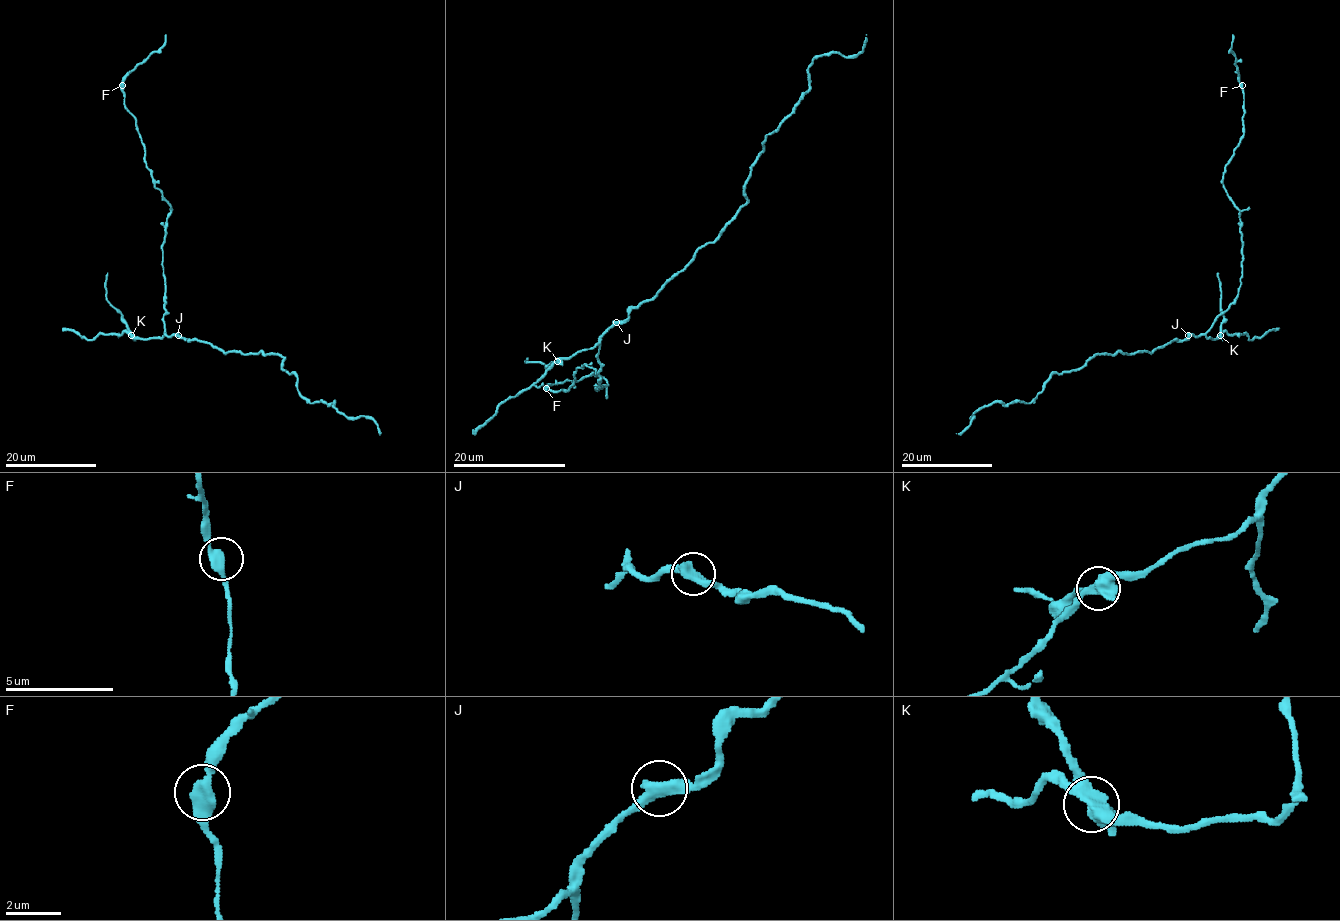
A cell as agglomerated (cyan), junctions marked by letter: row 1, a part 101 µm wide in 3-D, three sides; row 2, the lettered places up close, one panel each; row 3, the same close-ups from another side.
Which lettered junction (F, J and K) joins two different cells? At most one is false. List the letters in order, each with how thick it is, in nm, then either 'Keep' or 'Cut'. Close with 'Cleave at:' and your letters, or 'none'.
F: Thickness 440 nm. Keep
J: Thickness 440 nm. Keep
K: Thickness 480 nm. Cut
Cleave at: K

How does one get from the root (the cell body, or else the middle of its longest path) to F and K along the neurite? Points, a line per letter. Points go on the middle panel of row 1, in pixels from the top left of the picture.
F: (609, 328), (601, 338), (595, 388), (606, 386), (584, 365), (567, 390), (546, 388)
K: (609, 328), (592, 348), (578, 350), (557, 362)

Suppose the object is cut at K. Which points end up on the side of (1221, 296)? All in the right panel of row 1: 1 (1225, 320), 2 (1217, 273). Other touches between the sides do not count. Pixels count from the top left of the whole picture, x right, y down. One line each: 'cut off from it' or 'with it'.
1: with it
2: with it

